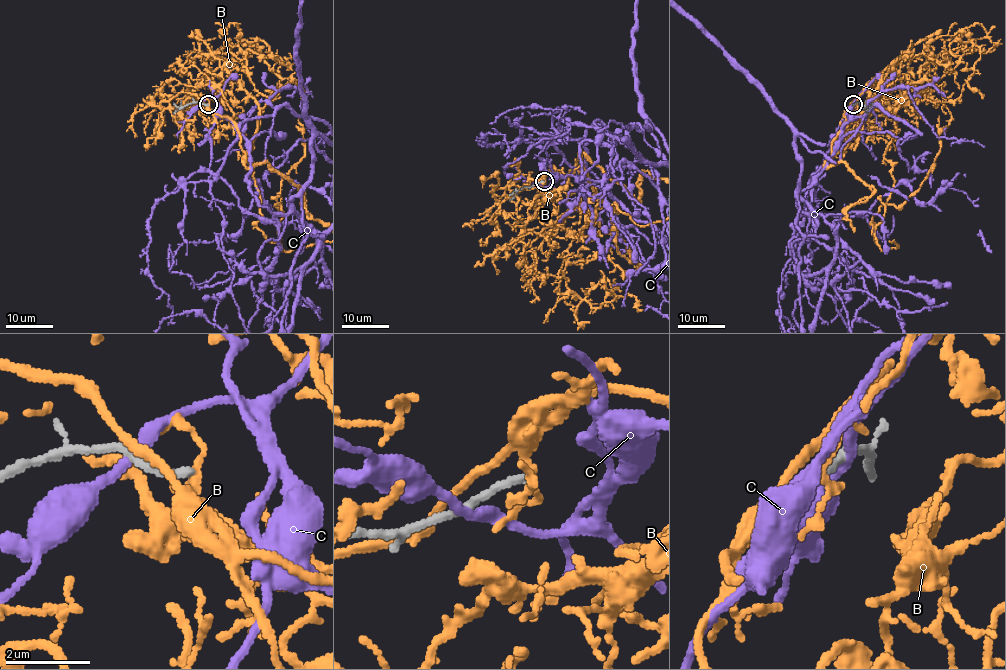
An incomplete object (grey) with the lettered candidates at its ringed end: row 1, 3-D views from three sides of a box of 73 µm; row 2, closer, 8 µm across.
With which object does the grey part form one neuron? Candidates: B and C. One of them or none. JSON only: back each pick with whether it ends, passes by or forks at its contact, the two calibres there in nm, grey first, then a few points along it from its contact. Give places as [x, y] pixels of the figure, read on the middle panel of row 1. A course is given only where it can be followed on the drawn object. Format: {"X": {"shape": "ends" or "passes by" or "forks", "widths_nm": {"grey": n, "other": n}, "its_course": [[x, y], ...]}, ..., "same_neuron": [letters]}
{"same_neuron": []}

